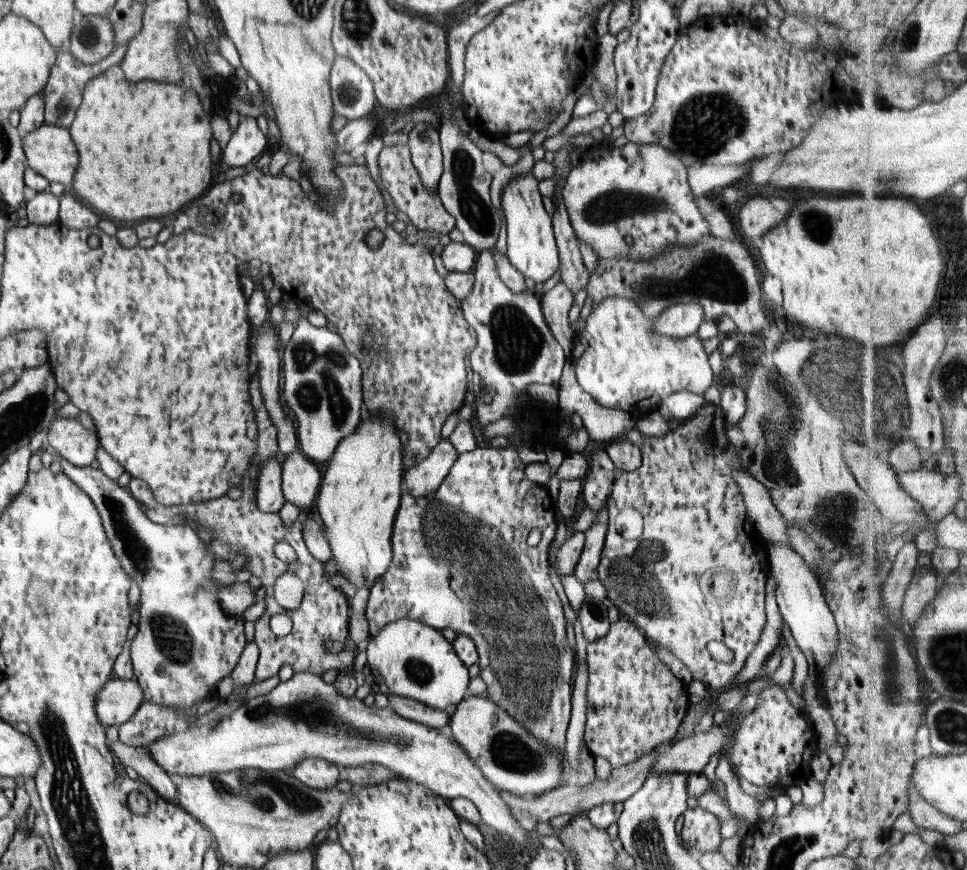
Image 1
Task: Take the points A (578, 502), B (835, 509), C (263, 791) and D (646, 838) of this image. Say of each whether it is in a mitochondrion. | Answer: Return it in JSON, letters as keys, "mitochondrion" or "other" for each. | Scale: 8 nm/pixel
{"A":"other","B":"mitochondrion","C":"mitochondrion","D":"mitochondrion"}

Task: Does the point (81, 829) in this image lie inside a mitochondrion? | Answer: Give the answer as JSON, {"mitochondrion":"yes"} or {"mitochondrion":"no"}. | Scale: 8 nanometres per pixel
{"mitochondrion":"yes"}

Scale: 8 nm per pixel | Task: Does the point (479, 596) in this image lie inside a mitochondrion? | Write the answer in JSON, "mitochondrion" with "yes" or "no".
{"mitochondrion":"yes"}

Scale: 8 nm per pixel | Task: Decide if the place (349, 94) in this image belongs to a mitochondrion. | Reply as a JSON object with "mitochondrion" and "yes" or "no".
{"mitochondrion":"yes"}

